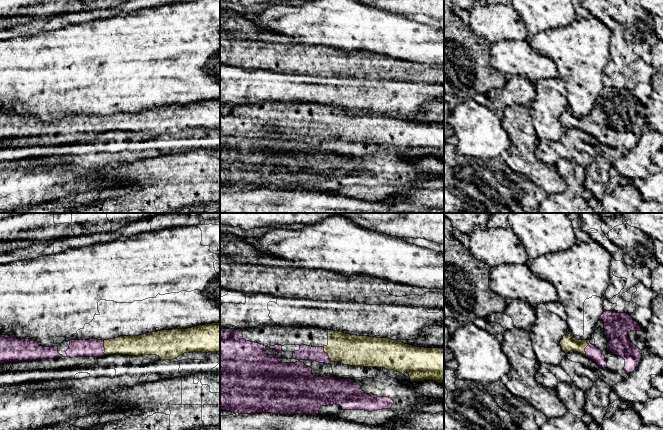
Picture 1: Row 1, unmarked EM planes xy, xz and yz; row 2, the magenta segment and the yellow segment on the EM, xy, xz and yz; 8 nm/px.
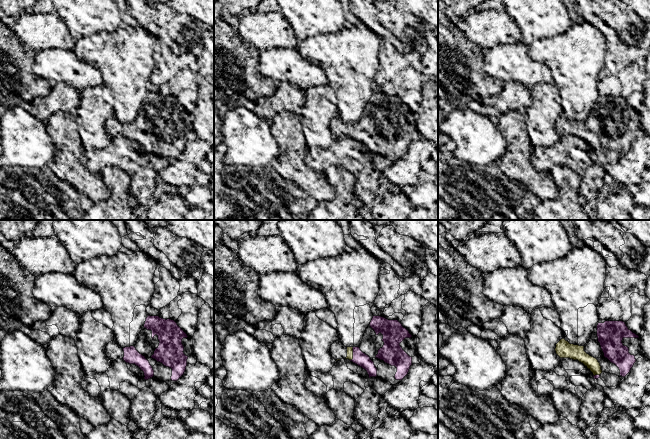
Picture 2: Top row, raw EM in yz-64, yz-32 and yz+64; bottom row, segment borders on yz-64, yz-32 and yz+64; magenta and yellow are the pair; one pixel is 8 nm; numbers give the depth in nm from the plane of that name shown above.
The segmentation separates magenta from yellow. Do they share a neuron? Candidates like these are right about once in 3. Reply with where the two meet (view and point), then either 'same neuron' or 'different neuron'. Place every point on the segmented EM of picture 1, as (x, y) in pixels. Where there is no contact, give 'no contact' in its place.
xz (327, 354) | same neuron

